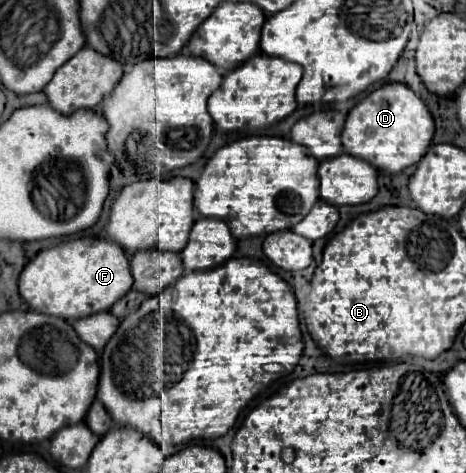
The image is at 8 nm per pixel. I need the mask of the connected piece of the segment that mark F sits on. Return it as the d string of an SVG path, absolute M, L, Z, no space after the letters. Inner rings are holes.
M81 237L45 249L25 265L19 277L19 293L29 307L37 313L61 319L81 319L97 311L109 311L111 305L131 289L131 285L133 277L125 251L117 247L117 243L99 237Z

